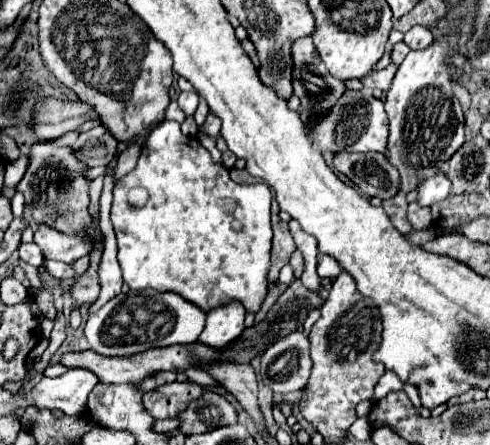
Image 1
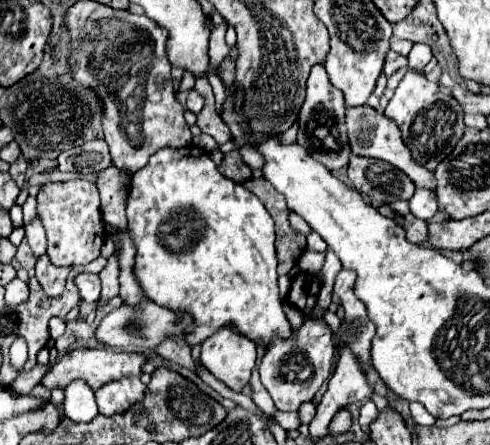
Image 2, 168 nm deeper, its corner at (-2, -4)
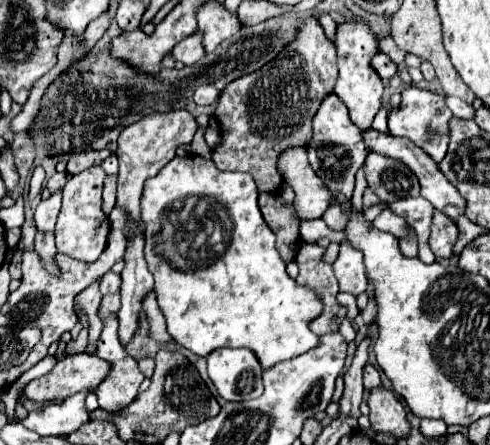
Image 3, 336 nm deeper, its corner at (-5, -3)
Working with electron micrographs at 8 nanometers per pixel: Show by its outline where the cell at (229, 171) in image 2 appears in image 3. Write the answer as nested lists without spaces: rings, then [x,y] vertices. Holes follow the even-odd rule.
[[[306,18],[298,38],[280,56],[258,72],[230,82],[216,104],[214,118],[220,124],[222,142],[212,152],[218,170],[240,170],[254,176],[258,192],[276,194],[282,186],[278,156],[292,146],[306,146],[312,134],[312,118],[326,94],[332,94],[338,78],[336,48],[314,18]]]

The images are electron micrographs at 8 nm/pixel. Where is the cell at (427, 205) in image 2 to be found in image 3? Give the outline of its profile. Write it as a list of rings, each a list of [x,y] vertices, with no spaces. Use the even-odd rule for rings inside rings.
[[[418,196],[418,198],[406,198],[406,200],[398,200],[390,204],[390,210],[398,216],[402,216],[416,232],[418,236],[418,258],[434,264],[436,256],[428,250],[428,234],[430,234],[430,218],[434,212],[434,206],[430,202],[426,202],[426,198]]]

